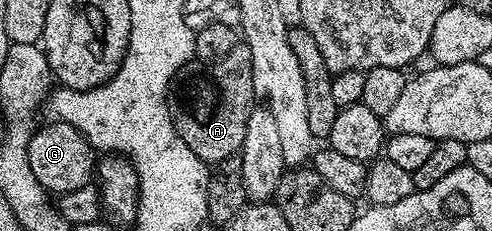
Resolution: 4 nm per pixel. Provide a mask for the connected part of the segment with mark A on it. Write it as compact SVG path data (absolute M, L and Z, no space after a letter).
M240 43L215 61L191 60L170 81L170 118L184 143L207 163L220 163L235 156L244 143L244 131L256 90L248 72L250 52Z

